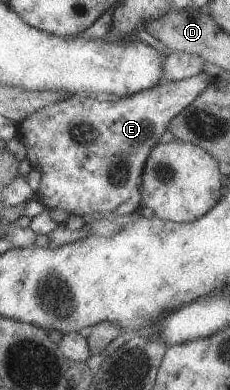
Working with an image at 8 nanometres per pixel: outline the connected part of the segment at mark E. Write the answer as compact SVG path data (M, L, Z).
M204 71L184 80L177 81L164 81L160 85L156 85L154 89L144 89L136 94L131 94L130 97L124 97L118 99L116 103L108 101L98 101L94 97L85 97L84 95L74 94L69 96L63 101L58 101L58 103L50 103L46 107L40 107L38 111L30 113L28 117L24 117L19 124L19 136L18 139L24 144L26 150L28 151L27 160L30 162L32 168L37 169L42 176L42 181L36 193L38 195L38 202L42 204L47 210L50 209L62 209L66 213L72 213L76 216L88 215L88 213L94 213L96 216L99 213L106 213L106 211L116 210L122 203L126 203L128 199L132 196L134 189L140 189L142 184L142 175L144 172L144 167L146 166L146 161L154 149L155 146L159 144L159 138L168 130L170 121L174 119L182 109L185 109L208 85L214 81L208 73Z

